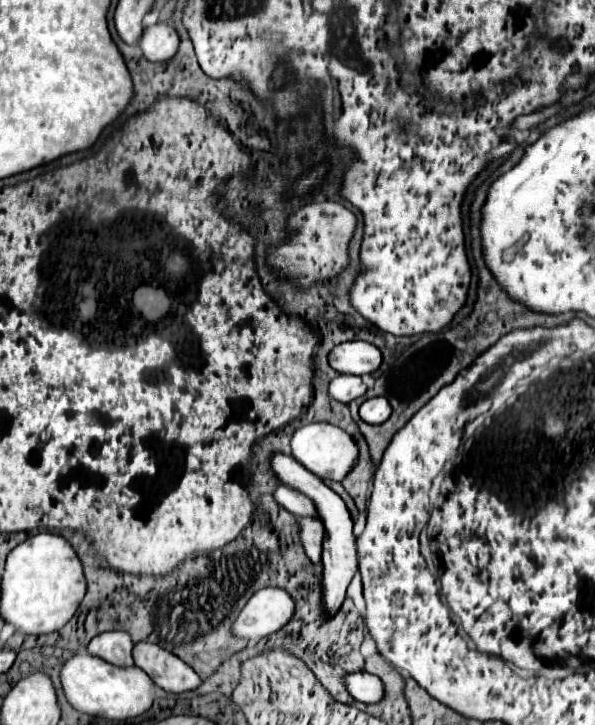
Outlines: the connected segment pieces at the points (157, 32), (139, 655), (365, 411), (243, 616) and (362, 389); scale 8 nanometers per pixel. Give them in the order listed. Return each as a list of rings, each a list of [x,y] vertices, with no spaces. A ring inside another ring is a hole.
[[[164,23],[146,27],[140,37],[140,49],[148,61],[168,61],[178,51],[178,35]]]
[[[154,643],[134,645],[132,655],[136,667],[140,667],[154,685],[162,687],[166,693],[194,691],[202,685],[202,679],[188,663]]]
[[[374,397],[374,399],[368,399],[368,401],[364,401],[360,405],[360,417],[362,417],[362,421],[372,423],[372,425],[384,423],[390,417],[390,413],[392,413],[390,403],[384,397]]]
[[[278,587],[260,589],[230,625],[230,635],[254,647],[262,637],[284,627],[294,613],[294,601]]]
[[[338,375],[330,381],[330,397],[340,403],[350,403],[352,399],[366,393],[366,385],[356,375]]]

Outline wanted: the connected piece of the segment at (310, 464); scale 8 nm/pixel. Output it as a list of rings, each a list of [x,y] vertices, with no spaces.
[[[308,423],[300,429],[296,429],[292,435],[290,447],[292,447],[292,457],[298,463],[302,463],[316,477],[332,479],[332,481],[342,481],[346,477],[346,473],[354,467],[356,457],[358,457],[358,447],[352,441],[352,437],[346,431],[342,431],[340,427],[330,425],[330,423]]]

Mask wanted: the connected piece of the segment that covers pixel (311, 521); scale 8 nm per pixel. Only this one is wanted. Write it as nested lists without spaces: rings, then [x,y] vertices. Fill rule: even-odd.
[[[296,517],[296,523],[300,531],[300,541],[308,559],[312,563],[320,563],[324,525],[320,523],[320,519],[314,519],[314,517]]]

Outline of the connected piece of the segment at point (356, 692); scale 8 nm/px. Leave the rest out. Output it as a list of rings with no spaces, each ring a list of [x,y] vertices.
[[[356,671],[356,673],[346,673],[342,677],[342,683],[350,697],[362,703],[378,703],[382,699],[384,687],[382,681],[376,675],[370,675],[366,671]]]

